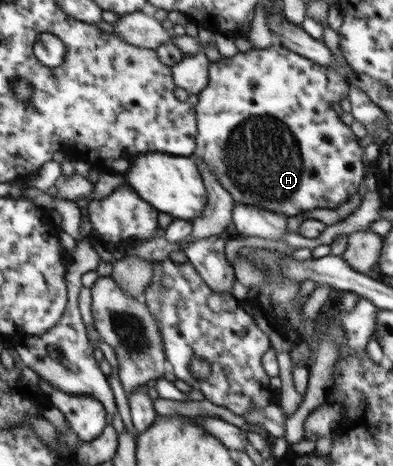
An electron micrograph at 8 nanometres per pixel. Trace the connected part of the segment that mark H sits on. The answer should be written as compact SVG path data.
M276 43L263 50L254 48L248 52L238 52L232 58L221 57L218 62L210 62L208 76L209 84L198 95L199 100L194 107L197 136L193 152L197 155L197 159L205 161L207 169L216 176L221 186L232 194L234 204L248 204L271 212L297 216L297 214L306 214L315 208L337 209L357 192L359 184L366 178L365 163L367 164L368 161L365 159L364 148L359 145L360 138L355 136L350 127L345 125L331 108L334 102L340 102L344 97L349 96L350 84L343 76L338 75L331 67L313 64L311 60Z

